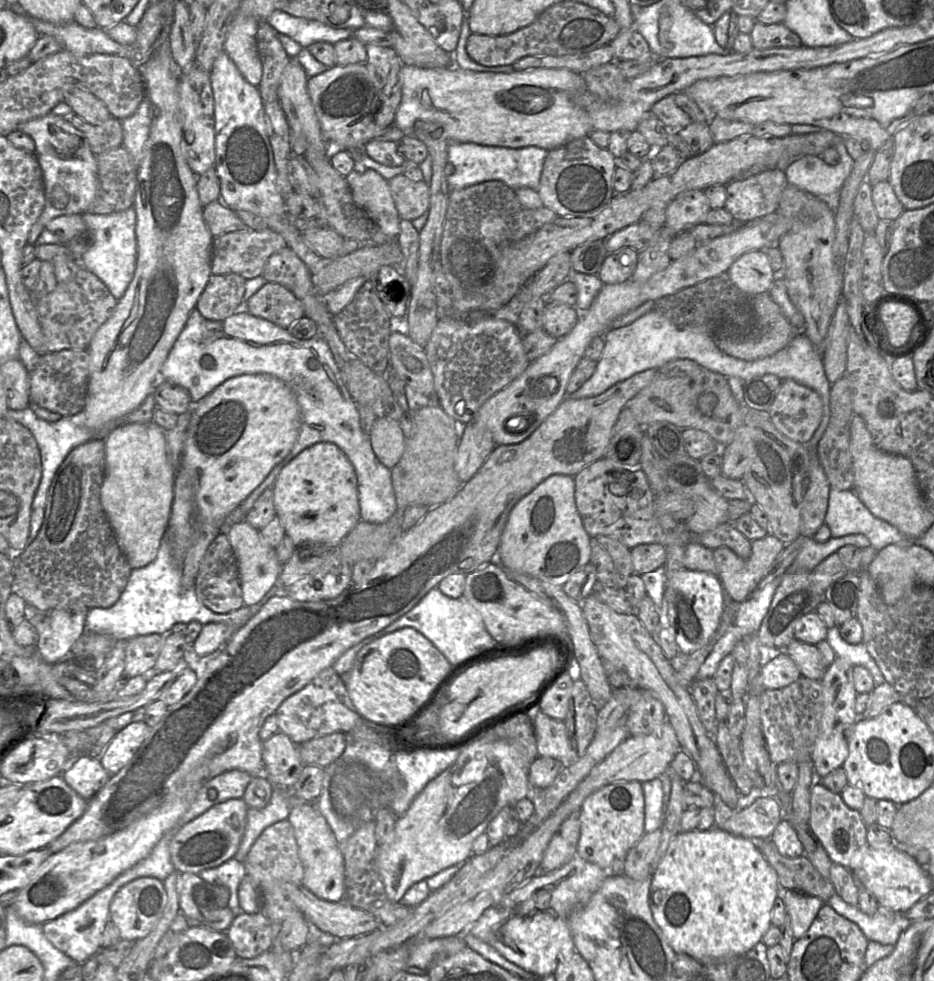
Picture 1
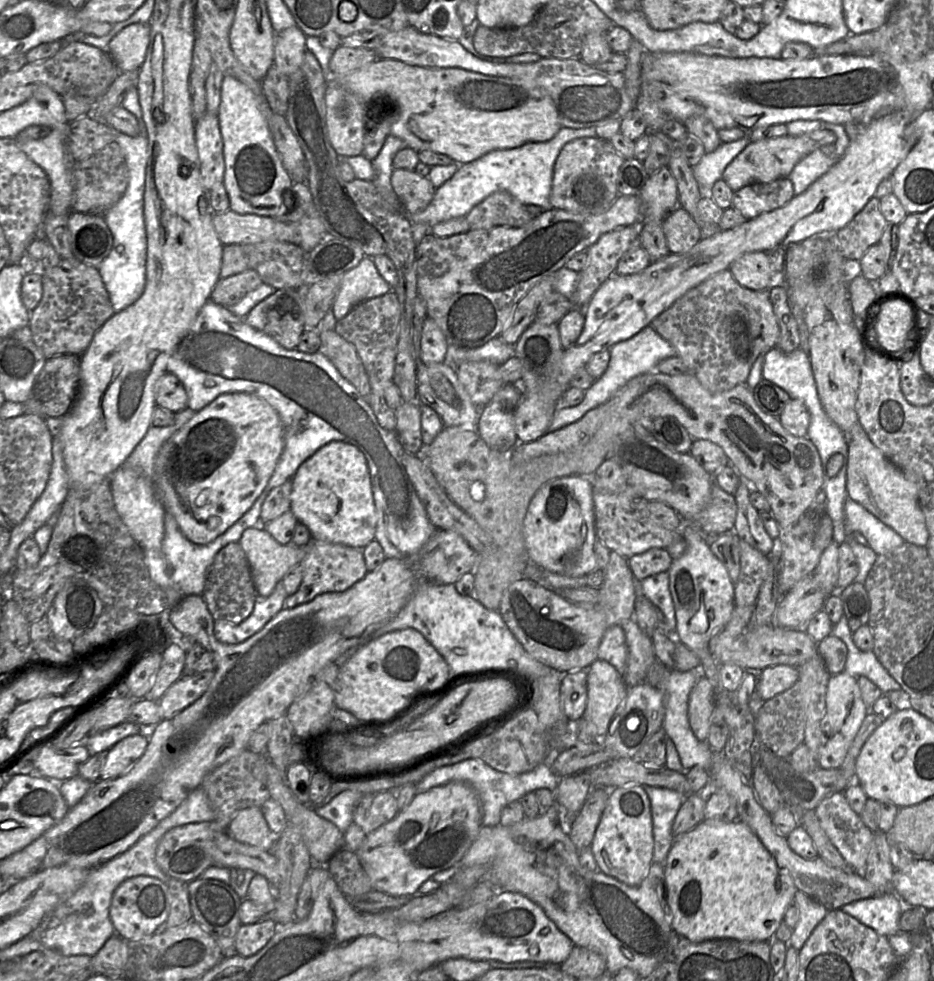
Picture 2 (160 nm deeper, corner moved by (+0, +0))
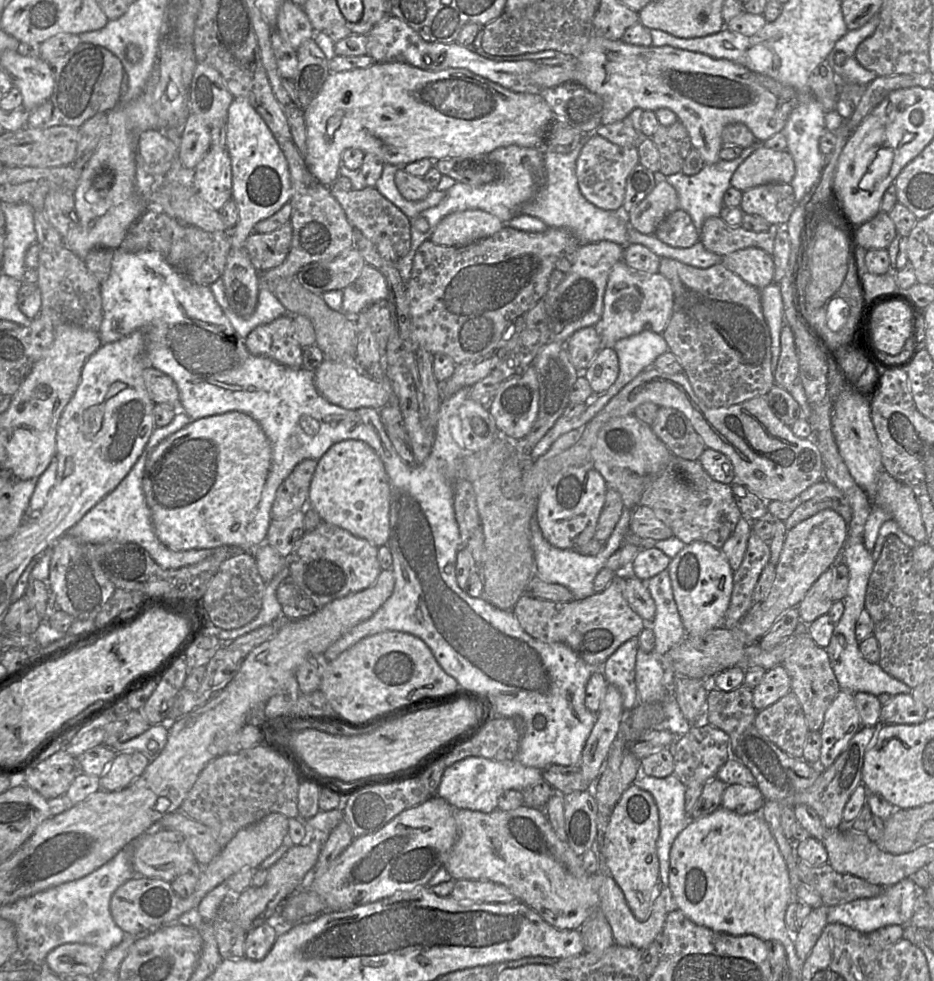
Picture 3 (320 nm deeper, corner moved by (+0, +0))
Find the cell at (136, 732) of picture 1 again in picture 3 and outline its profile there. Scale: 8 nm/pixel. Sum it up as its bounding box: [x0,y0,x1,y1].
[100,752,148,792]

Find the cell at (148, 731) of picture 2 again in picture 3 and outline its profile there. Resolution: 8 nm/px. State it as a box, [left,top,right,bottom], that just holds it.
[108,723,169,762]

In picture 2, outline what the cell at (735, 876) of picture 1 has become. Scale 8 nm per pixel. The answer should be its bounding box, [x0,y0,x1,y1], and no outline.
[664,820,798,944]

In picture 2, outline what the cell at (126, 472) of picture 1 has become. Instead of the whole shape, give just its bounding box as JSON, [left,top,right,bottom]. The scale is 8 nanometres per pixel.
[111,393,284,550]

